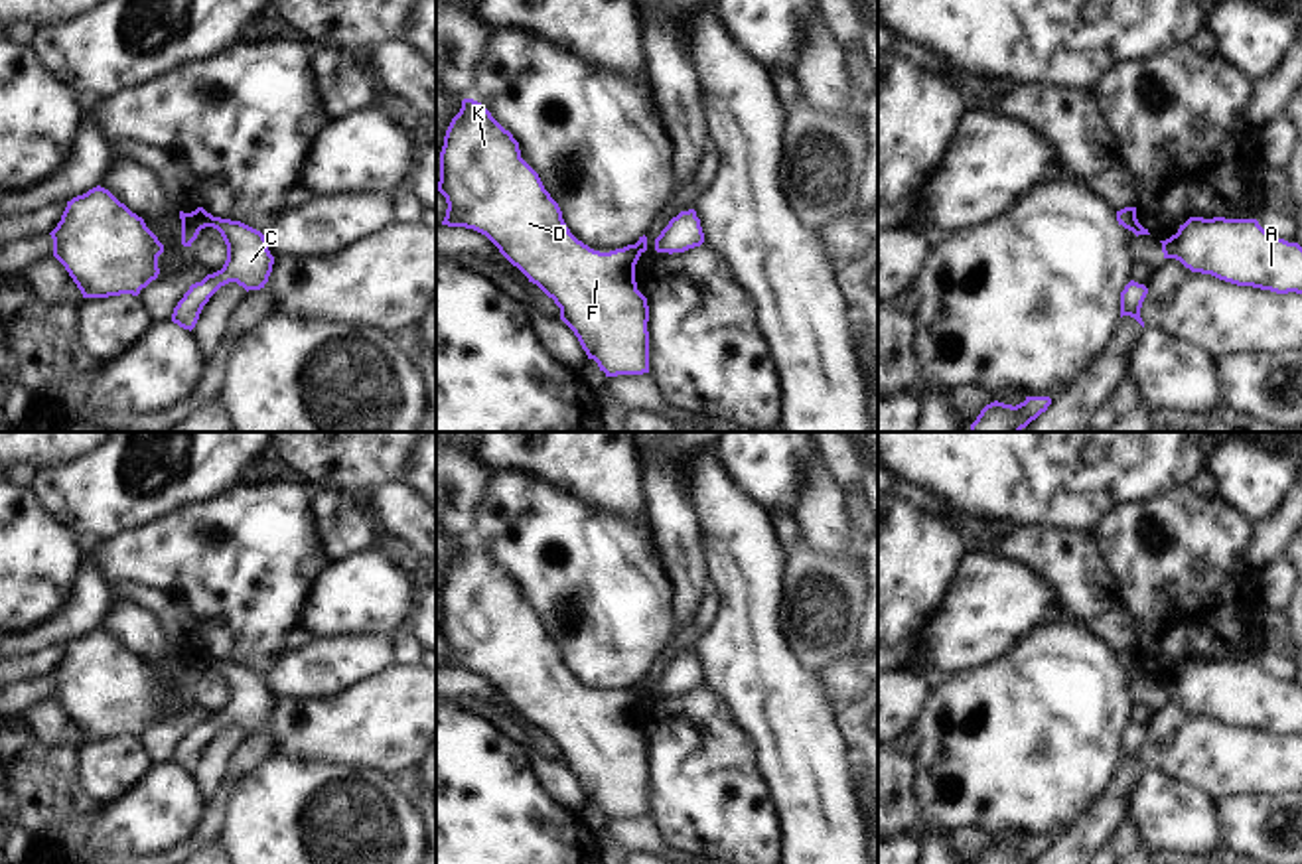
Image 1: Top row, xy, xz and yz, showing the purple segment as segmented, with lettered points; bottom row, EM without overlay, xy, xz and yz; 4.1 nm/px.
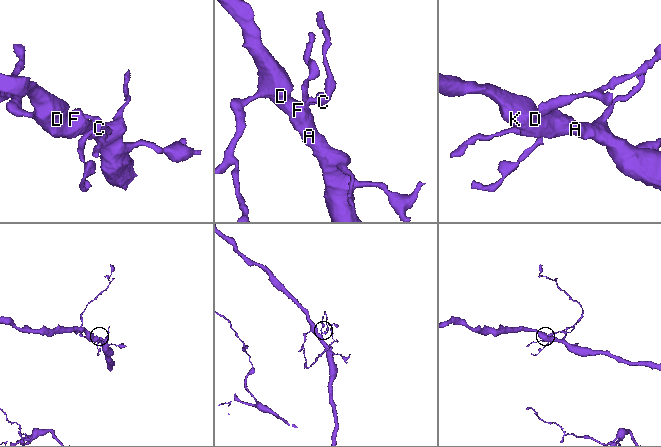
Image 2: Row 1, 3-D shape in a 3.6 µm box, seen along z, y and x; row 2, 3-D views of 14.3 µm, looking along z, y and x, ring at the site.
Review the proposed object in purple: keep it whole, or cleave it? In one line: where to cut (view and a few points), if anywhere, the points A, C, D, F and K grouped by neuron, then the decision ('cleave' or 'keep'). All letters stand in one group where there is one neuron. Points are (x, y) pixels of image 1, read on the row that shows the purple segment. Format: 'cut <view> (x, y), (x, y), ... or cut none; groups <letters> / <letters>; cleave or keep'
cut xy (186, 214), (200, 229); groups A D F K / C; cleave

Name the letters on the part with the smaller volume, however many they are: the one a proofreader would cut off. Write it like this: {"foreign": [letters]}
{"foreign": ["C"]}

